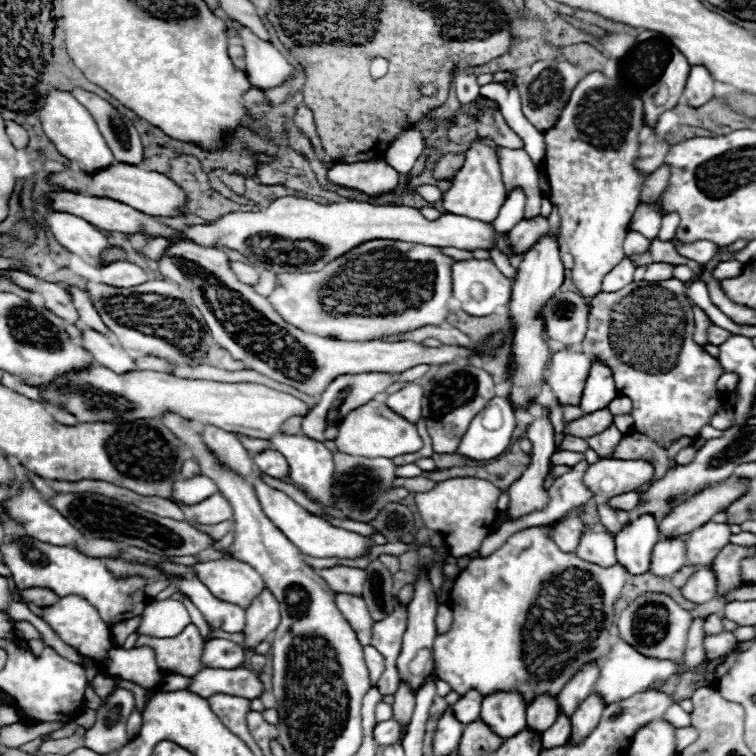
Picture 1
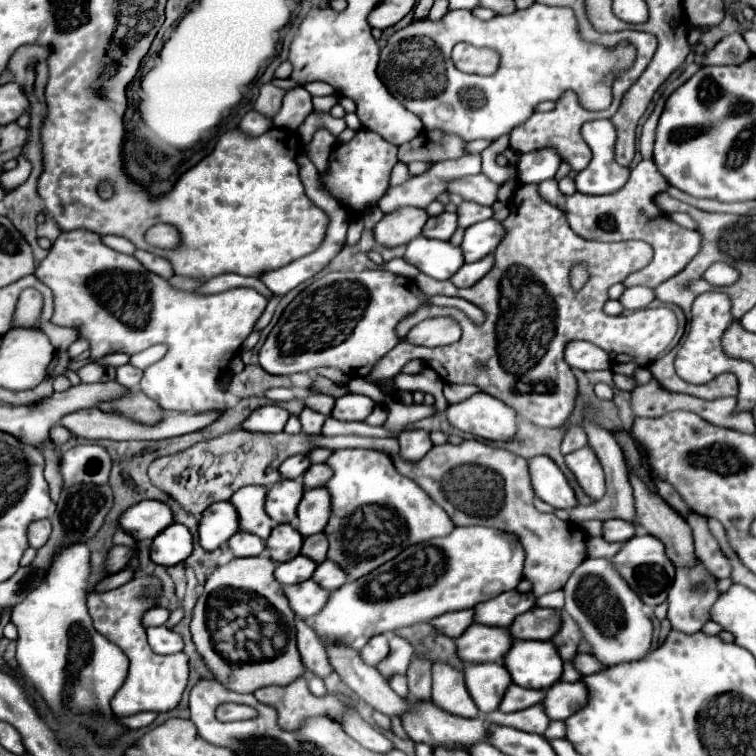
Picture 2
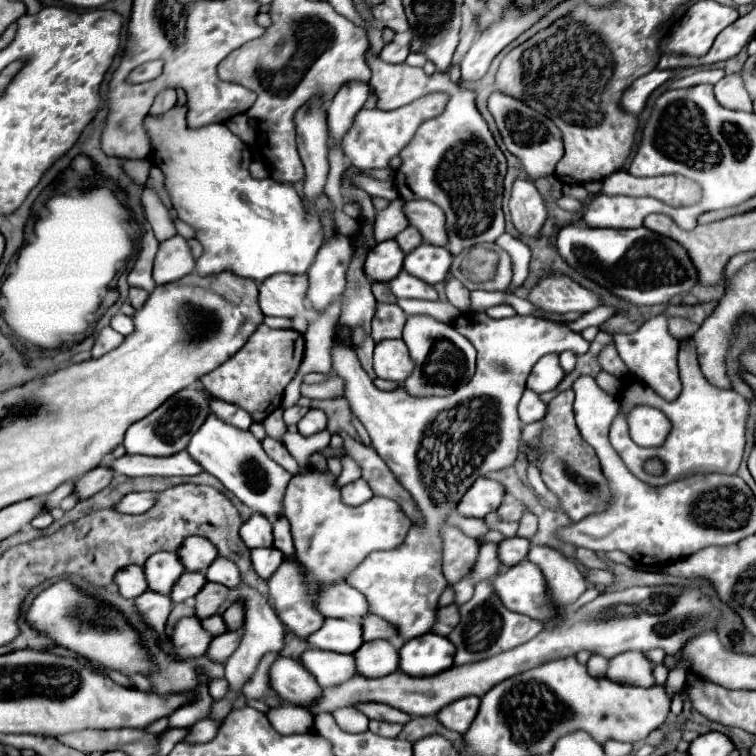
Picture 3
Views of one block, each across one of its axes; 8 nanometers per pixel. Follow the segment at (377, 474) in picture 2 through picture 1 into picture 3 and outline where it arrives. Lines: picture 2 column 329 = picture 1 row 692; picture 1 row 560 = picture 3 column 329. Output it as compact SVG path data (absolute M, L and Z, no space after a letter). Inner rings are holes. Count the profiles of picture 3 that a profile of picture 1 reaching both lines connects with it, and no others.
M308 470L308 472L300 472L296 474L288 486L286 486L286 494L284 494L284 514L286 518L290 518L292 514L292 540L294 540L294 556L290 556L290 560L284 560L280 564L280 568L270 576L268 586L270 586L270 598L274 600L276 612L280 616L280 620L286 624L288 630L292 630L296 636L310 636L314 634L314 630L318 630L322 626L322 622L326 620L324 614L320 614L314 608L314 602L318 598L318 588L330 586L330 584L338 584L344 582L348 578L348 574L374 550L390 550L396 548L404 542L412 522L410 518L402 512L402 508L384 496L374 496L368 504L362 506L346 506L340 498L340 486L336 484L336 476L326 470Z

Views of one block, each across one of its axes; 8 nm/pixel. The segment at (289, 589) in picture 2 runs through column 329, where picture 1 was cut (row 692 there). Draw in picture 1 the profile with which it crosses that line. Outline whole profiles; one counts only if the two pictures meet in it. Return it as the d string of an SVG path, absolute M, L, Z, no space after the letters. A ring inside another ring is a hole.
M592 692L572 714L572 740L582 740L584 736L588 736L588 732L592 732L592 728L596 728L602 710L606 708L604 700L600 694Z

